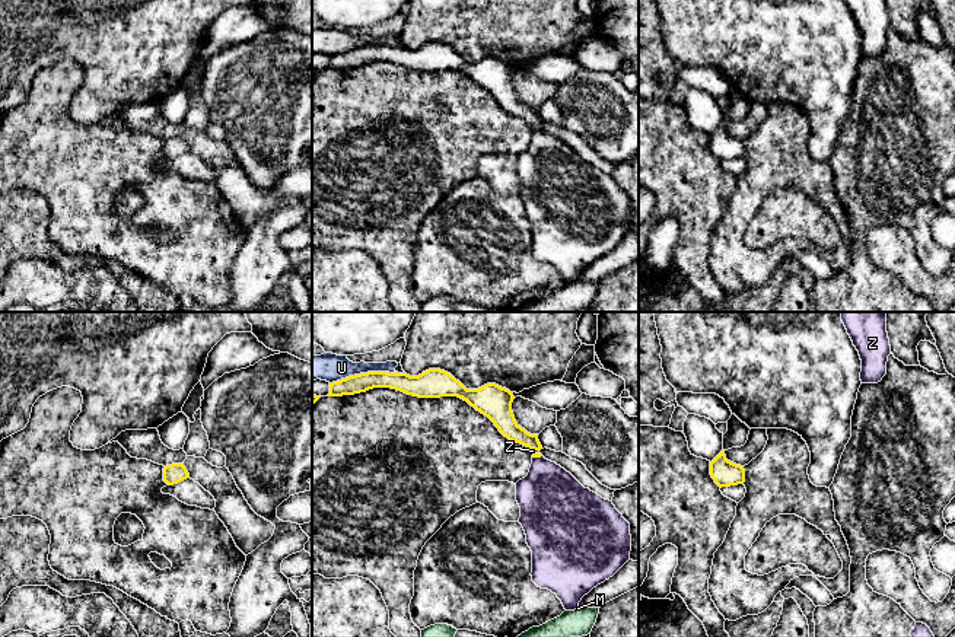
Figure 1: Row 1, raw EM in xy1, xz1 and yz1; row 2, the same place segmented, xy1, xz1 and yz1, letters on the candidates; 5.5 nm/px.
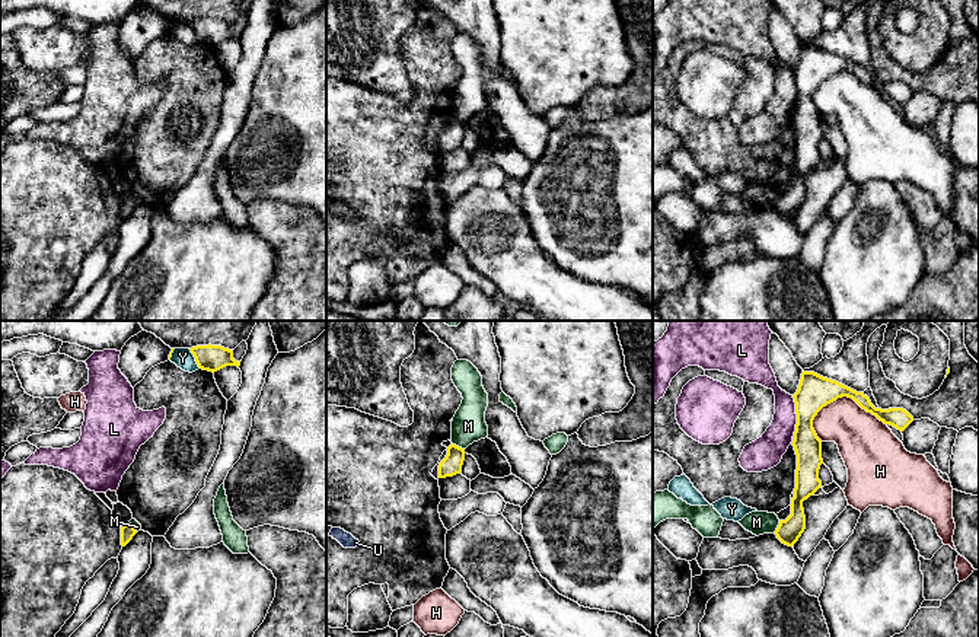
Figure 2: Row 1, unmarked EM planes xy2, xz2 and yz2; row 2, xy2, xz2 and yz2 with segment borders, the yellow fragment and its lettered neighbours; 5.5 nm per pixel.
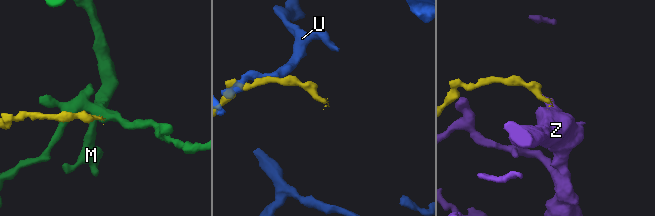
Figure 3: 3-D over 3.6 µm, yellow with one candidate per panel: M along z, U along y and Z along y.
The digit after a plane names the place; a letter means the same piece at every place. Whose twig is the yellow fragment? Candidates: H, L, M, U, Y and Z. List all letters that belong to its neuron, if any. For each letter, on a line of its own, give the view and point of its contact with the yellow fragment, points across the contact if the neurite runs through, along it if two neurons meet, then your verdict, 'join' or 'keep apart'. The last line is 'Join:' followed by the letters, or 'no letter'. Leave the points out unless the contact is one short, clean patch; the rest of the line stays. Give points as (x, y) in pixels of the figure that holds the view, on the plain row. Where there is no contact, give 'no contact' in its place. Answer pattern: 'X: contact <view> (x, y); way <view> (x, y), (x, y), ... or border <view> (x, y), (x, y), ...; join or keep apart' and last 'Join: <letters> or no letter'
H: contact yz2 (848, 70); keep apart
L: contact yz2 (797, 89); border yz2 (791, 69), (796, 77), (794, 108); keep apart
M: contact xz2 (458, 120); border xz2 (452, 115), (464, 123); keep apart
U: contact xz1 (362, 47); keep apart
Y: contact xy2 (195, 32); border xy2 (188, 22), (200, 41); keep apart
Z: contact xz1 (535, 123); way xz1 (503, 92), (535, 123), (532, 124); join
Join: Z

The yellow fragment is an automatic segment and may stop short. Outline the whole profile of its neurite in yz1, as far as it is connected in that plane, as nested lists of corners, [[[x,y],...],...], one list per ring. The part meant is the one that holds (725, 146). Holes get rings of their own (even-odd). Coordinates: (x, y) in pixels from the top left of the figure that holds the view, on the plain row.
[[[725,124],[710,136],[710,149],[720,162],[745,156],[744,140],[728,134]]]

